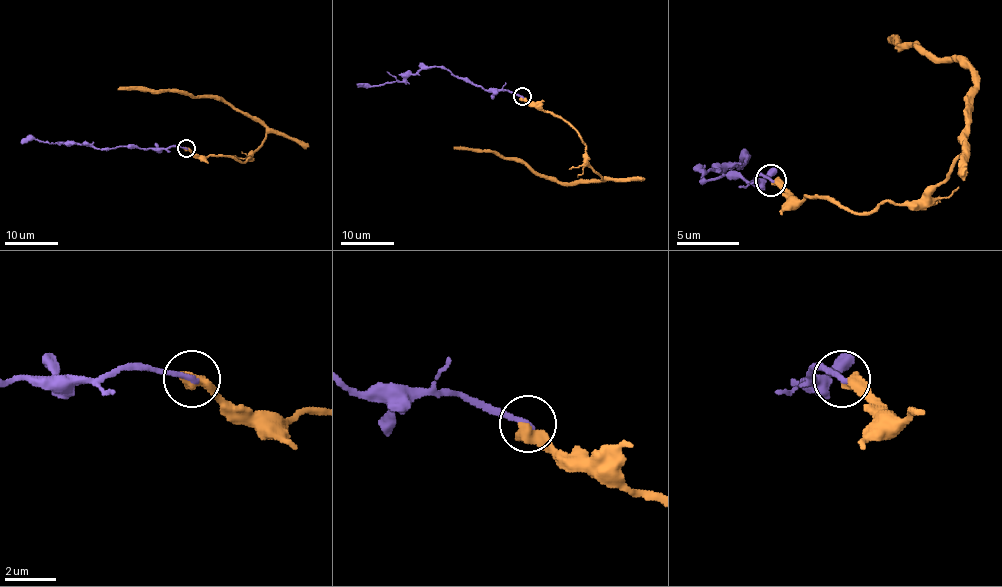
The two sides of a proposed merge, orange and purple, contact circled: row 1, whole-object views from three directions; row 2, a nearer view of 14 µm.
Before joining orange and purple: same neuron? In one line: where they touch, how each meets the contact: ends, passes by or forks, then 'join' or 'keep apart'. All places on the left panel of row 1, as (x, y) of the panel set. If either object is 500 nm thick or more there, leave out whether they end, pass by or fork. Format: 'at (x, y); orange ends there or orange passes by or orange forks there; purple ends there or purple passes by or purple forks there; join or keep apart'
at (186, 148); keep apart

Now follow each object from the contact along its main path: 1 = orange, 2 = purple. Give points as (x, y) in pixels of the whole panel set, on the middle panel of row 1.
1: (522, 97), (560, 115), (577, 132), (586, 146), (586, 160), (601, 180), (560, 182), (491, 152), (453, 146)
2: (522, 97), (507, 90), (484, 90), (436, 66), (418, 70), (401, 81), (372, 86), (357, 83)

